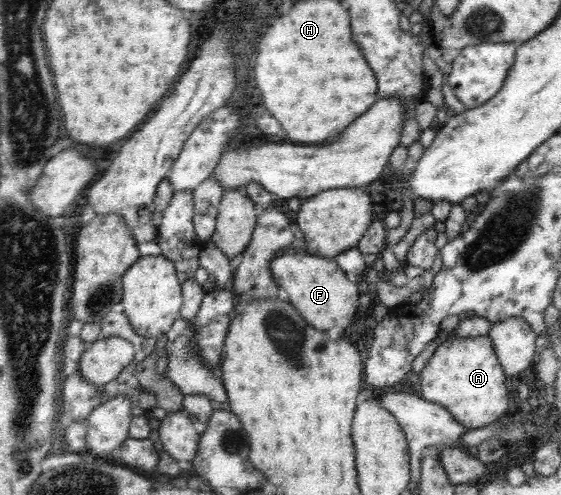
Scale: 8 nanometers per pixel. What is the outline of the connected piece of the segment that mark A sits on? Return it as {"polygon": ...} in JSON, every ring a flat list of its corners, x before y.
{"polygon":[[447,336,436,349,435,355,430,359,421,373,420,392,425,399,443,405,465,427,479,429,497,421,501,415,507,413,509,407,509,391,505,386,506,373,503,371,496,355,492,339,487,336,458,337]]}

